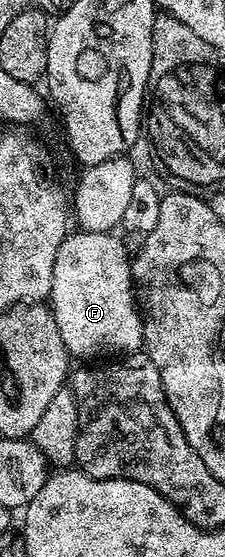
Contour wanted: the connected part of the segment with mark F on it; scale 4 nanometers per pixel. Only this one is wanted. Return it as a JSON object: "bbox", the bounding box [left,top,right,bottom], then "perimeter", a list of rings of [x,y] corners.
{"bbox":[49,230,144,359],"perimeter":[[[75,230],[65,236],[55,254],[49,306],[64,345],[76,359],[130,355],[144,345],[144,321],[134,294],[131,256],[116,236],[113,232]]]}

